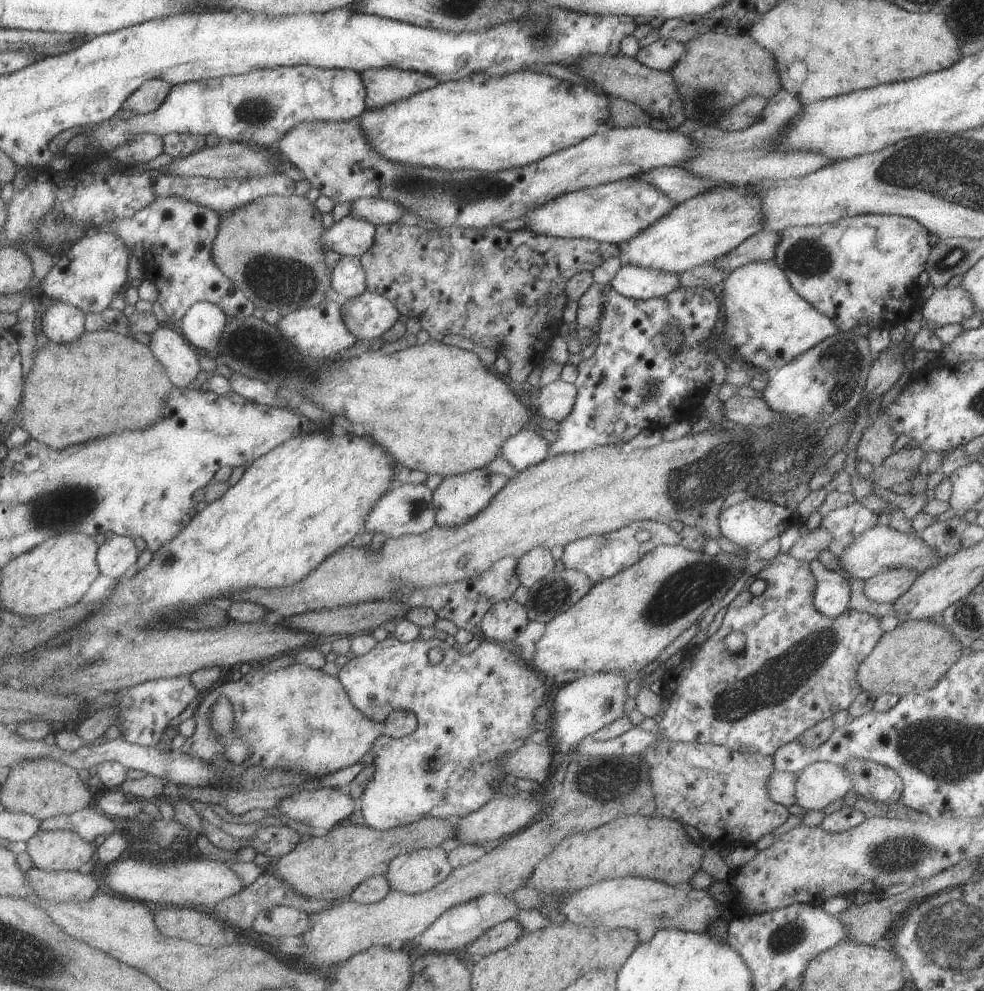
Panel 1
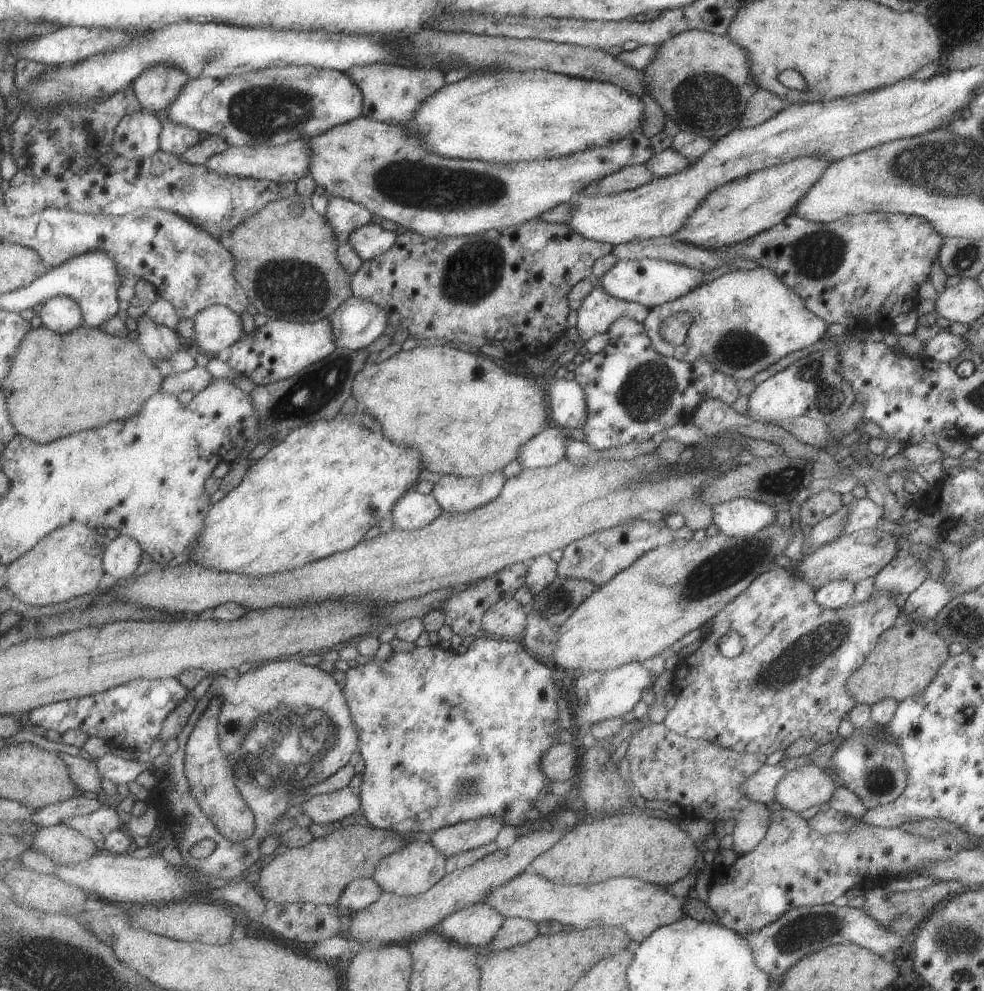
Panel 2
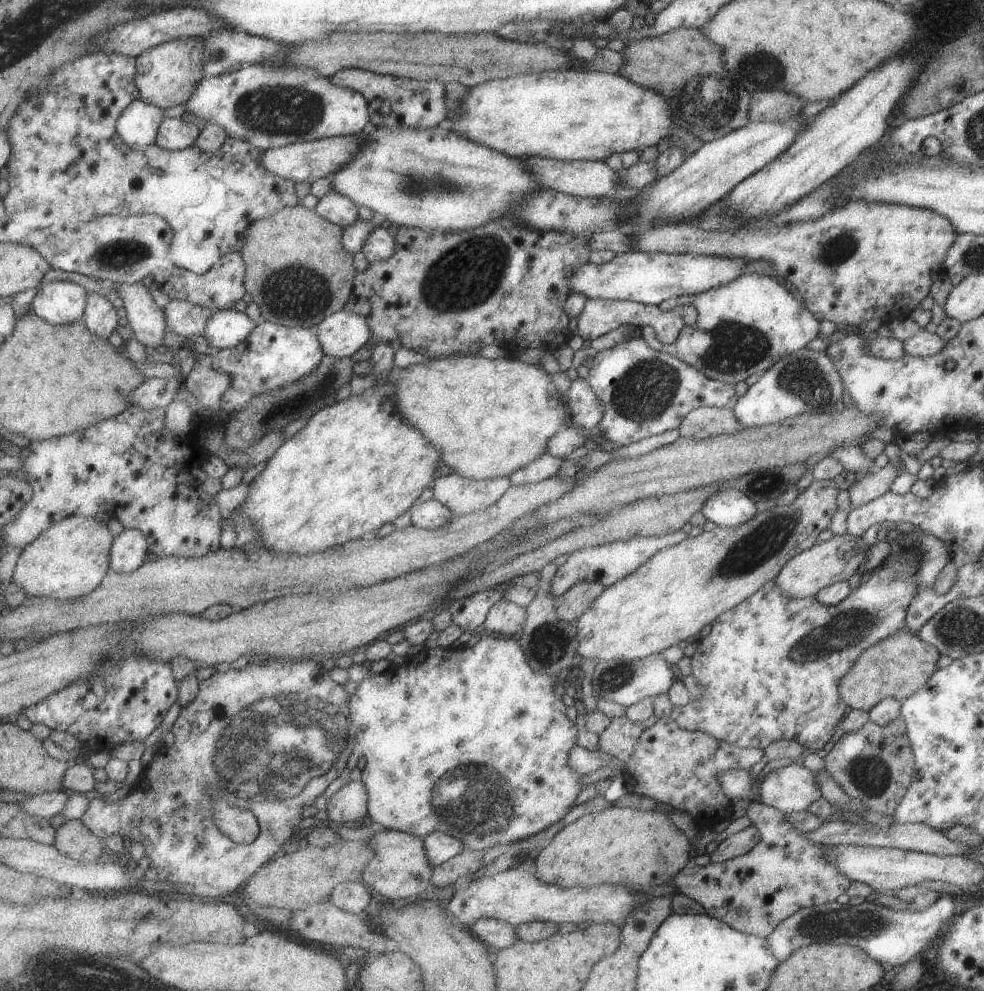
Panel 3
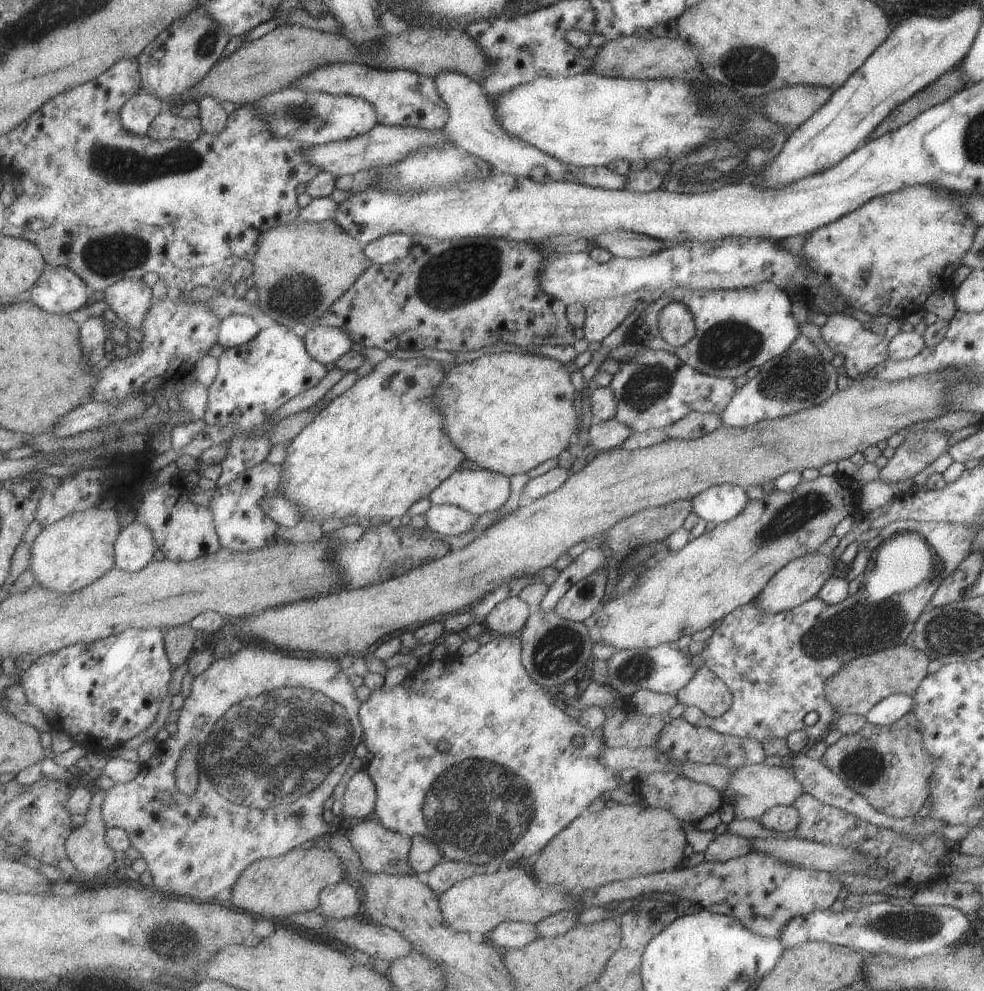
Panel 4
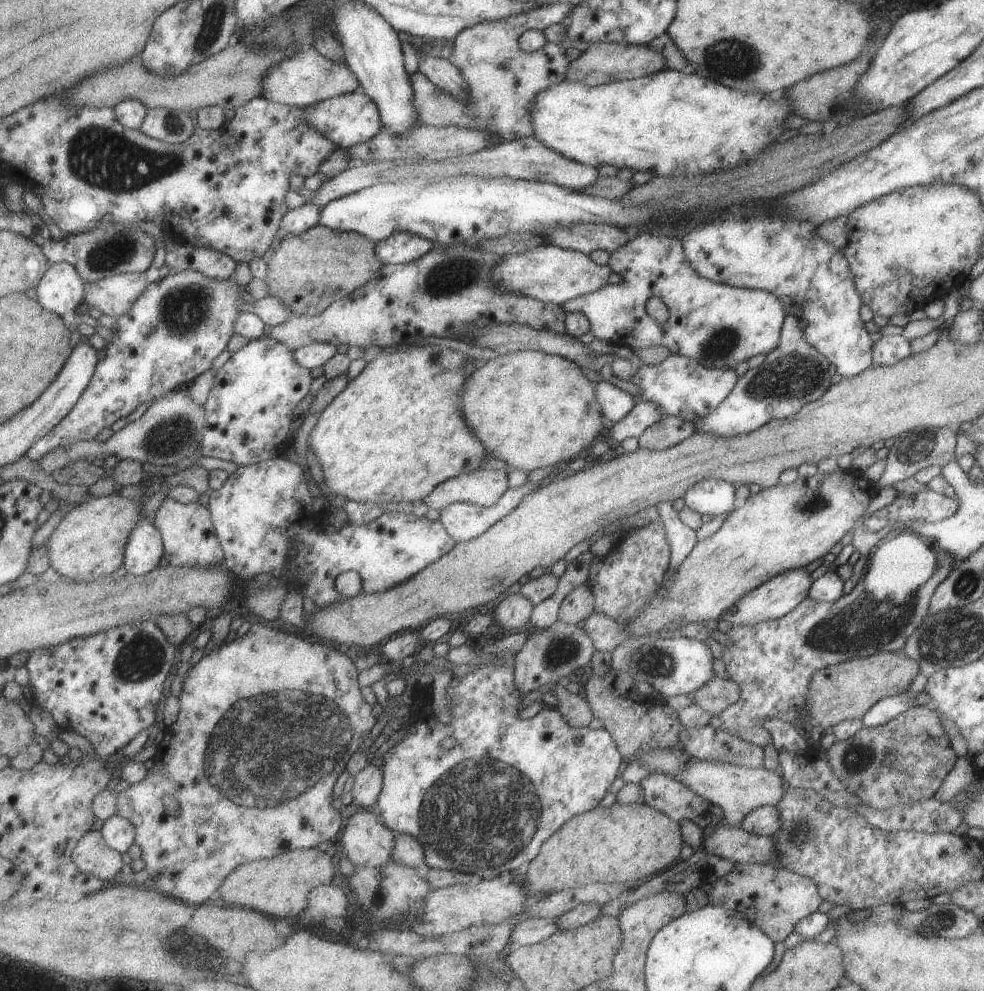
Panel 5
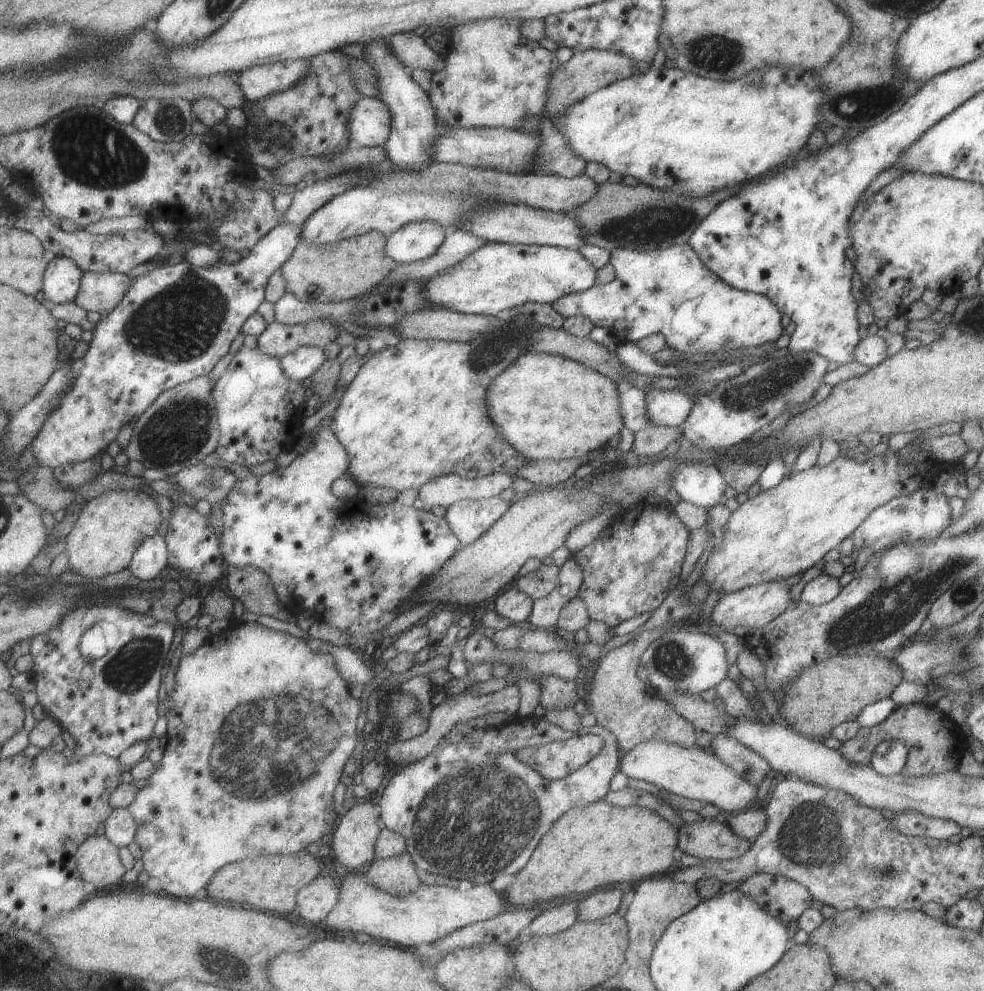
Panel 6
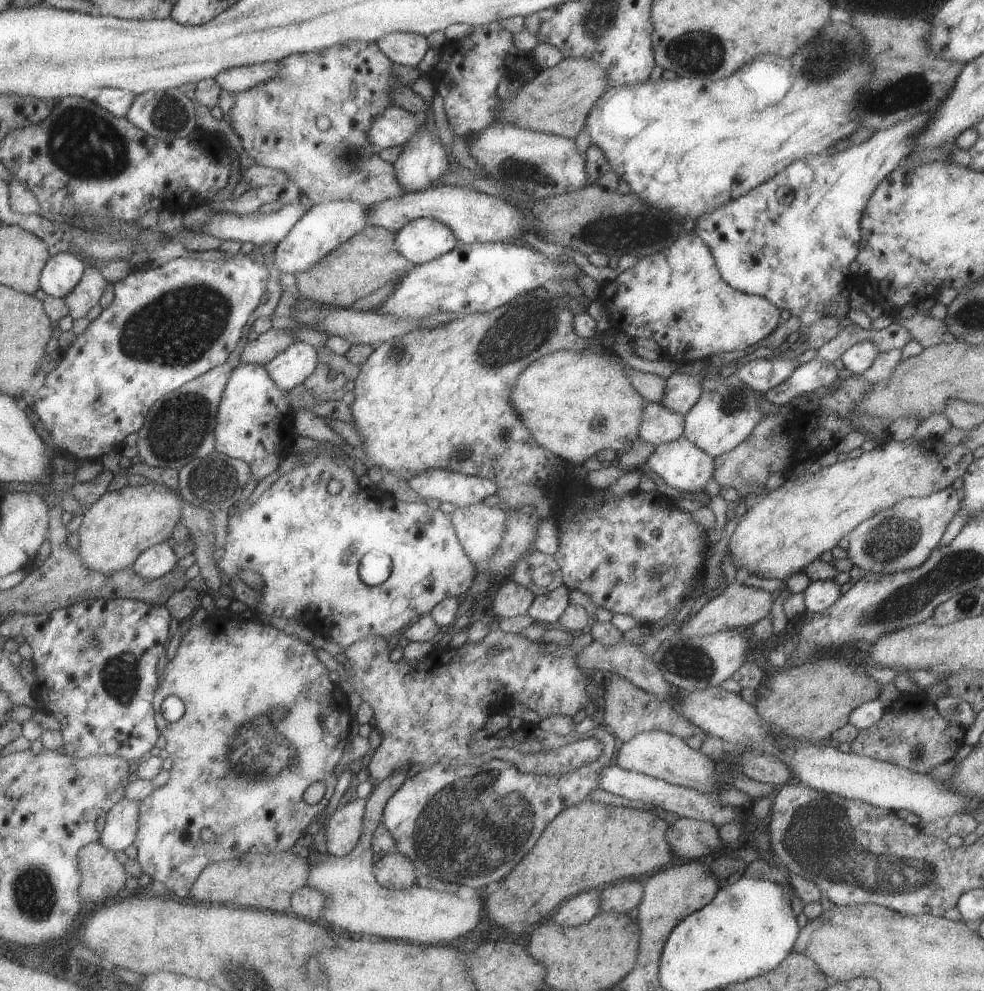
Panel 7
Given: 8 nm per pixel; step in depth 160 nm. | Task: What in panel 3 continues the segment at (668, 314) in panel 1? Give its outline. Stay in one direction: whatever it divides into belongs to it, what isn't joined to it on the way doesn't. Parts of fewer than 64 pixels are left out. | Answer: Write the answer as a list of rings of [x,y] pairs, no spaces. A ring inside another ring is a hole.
[[[633,327],[636,338],[621,342],[604,351],[597,351],[593,367],[589,369],[586,381],[602,404],[602,417],[595,427],[605,440],[620,447],[637,442],[642,438],[655,436],[667,429],[678,428],[681,419],[697,407],[719,407],[732,410],[738,397],[731,383],[707,378],[691,365],[681,362],[676,356],[653,350],[647,346],[640,335],[641,328]]]

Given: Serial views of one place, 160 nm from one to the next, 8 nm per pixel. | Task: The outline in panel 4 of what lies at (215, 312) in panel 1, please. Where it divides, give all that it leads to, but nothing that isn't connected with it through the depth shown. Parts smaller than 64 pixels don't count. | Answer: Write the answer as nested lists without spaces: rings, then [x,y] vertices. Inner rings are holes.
[[[232,314],[220,320],[216,342],[228,349],[246,343],[259,331],[260,329],[252,317]]]

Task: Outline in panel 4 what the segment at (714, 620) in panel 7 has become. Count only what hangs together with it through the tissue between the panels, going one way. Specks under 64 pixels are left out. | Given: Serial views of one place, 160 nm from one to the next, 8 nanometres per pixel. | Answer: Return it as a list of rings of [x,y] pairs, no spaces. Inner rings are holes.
[[[815,552],[789,561],[767,581],[761,592],[751,602],[763,613],[778,613],[812,599],[823,582],[831,577],[832,569],[836,568],[831,555],[832,553],[825,556]]]

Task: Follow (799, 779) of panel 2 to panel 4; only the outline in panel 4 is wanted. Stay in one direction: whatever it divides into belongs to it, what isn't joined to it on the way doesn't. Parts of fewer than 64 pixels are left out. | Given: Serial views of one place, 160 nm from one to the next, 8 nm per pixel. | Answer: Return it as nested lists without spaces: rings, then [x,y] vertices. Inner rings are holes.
[[[755,763],[732,769],[727,784],[719,796],[733,806],[733,819],[743,820],[749,818],[749,820],[757,821],[768,808],[775,805],[789,806],[802,792],[801,785],[789,768]]]

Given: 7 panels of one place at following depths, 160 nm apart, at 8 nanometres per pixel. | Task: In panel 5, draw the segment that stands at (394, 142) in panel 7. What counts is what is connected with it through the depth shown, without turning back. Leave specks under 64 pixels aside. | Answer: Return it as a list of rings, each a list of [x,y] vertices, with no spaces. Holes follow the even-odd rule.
[[[350,92],[331,97],[302,110],[302,119],[307,126],[317,130],[335,146],[348,149],[351,145],[358,145],[373,138],[382,127],[376,104],[363,92]]]

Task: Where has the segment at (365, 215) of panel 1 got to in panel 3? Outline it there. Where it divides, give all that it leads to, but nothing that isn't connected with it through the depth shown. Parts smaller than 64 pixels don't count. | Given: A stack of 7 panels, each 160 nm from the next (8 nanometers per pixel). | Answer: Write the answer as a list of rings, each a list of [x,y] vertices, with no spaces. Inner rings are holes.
[[[333,190],[318,198],[317,204],[312,208],[312,211],[317,216],[341,228],[348,227],[358,217],[356,204],[351,202],[350,198]]]

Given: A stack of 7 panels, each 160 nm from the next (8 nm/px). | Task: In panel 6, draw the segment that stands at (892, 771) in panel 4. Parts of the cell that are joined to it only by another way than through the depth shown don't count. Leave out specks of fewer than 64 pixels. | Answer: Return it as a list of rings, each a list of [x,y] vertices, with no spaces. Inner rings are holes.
[[[915,703],[898,706],[880,723],[872,727],[859,727],[852,739],[842,742],[837,749],[849,763],[867,764],[874,748],[887,739],[901,741],[907,747],[905,776],[929,776],[946,773],[956,768],[961,756],[967,750],[966,738],[951,715],[940,711],[935,705]]]

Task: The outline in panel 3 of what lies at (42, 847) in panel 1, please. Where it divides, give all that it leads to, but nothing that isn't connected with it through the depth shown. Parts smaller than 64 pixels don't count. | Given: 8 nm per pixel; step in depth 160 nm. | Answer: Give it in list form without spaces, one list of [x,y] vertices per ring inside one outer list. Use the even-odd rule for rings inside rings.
[[[69,819],[55,829],[53,846],[79,863],[94,863],[104,859],[103,842],[80,821]]]

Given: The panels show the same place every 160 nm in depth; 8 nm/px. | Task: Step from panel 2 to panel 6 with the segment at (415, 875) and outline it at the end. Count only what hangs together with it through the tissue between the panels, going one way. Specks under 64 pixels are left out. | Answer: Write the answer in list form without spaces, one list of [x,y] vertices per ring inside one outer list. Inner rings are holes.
[[[373,799],[357,801],[355,805],[349,808],[337,826],[331,841],[331,848],[335,860],[343,864],[347,870],[359,868],[365,862],[374,858],[374,842],[381,830],[381,824],[377,821],[376,805]]]

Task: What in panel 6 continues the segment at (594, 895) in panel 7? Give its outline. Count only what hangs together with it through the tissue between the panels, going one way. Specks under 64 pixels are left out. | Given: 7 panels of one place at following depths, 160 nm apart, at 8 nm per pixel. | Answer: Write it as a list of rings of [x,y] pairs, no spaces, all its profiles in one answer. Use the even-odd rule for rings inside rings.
[[[578,900],[565,902],[565,904],[551,908],[551,910],[539,913],[528,924],[532,936],[550,935],[569,928],[578,920],[577,905]]]

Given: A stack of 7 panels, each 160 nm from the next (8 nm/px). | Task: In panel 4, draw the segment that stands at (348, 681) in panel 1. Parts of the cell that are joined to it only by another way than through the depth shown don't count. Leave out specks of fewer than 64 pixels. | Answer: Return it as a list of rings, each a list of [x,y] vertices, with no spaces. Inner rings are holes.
[[[496,635],[490,642],[481,645],[470,656],[463,657],[445,654],[440,660],[423,659],[417,670],[409,673],[403,681],[392,689],[381,686],[370,692],[366,702],[360,704],[358,719],[362,726],[362,738],[368,752],[373,758],[365,765],[370,779],[373,781],[376,801],[374,814],[379,822],[389,830],[412,837],[424,836],[439,849],[443,860],[469,863],[470,865],[485,866],[485,874],[491,874],[502,868],[508,862],[517,858],[529,858],[531,854],[540,851],[547,841],[550,841],[562,828],[565,828],[574,818],[583,814],[591,802],[607,791],[618,787],[620,780],[617,774],[598,763],[598,756],[607,748],[602,738],[595,737],[593,731],[583,728],[574,718],[567,716],[553,702],[553,691],[542,689],[535,684],[520,661],[519,635]],[[574,736],[583,736],[584,742],[580,747],[571,744]],[[446,740],[449,749],[445,753],[437,750],[437,742]]]

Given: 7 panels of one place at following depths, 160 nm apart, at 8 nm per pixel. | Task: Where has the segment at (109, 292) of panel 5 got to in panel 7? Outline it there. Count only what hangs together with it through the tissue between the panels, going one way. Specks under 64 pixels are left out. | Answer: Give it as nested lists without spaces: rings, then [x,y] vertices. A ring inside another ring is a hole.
[[[86,266],[79,282],[62,298],[67,305],[68,315],[73,320],[84,317],[99,302],[107,283],[98,270]]]

